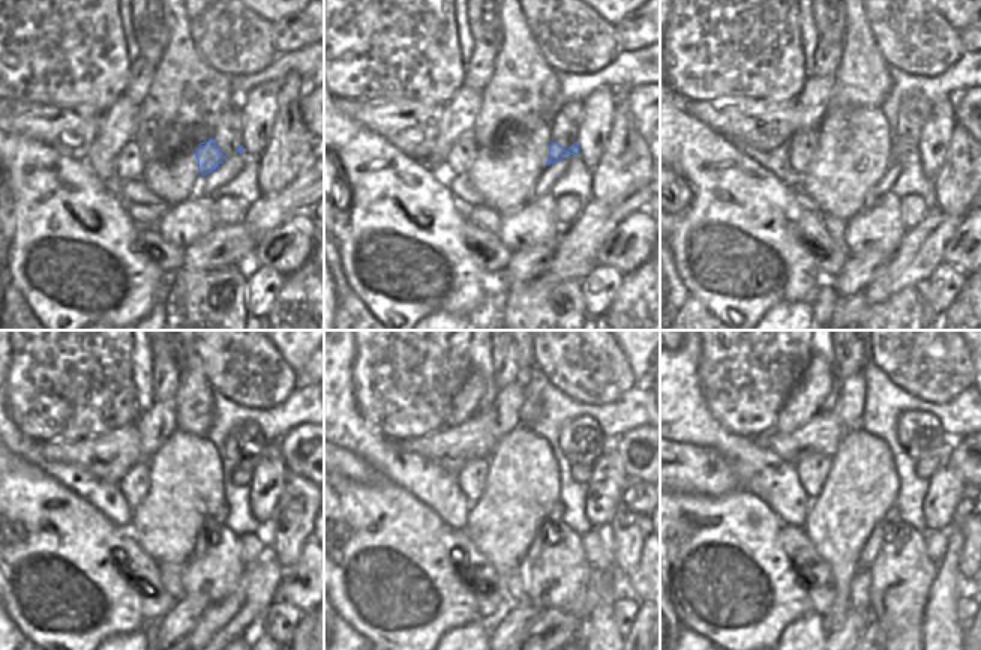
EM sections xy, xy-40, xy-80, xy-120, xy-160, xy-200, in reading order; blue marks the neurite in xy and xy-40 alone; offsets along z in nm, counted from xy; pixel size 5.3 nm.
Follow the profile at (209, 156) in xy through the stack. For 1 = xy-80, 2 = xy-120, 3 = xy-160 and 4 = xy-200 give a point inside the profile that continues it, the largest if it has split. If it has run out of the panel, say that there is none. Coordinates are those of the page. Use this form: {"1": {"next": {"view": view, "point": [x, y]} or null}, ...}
{"1": {"next": {"view": "xy-80", "point": [905, 144]}}, "2": {"next": {"view": "xy-120", "point": [240, 476]}}, "3": {"next": {"view": "xy-160", "point": [581, 472]}}, "4": {"next": {"view": "xy-200", "point": [924, 469]}}}

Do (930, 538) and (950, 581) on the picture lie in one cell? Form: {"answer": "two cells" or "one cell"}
{"answer": "two cells"}

